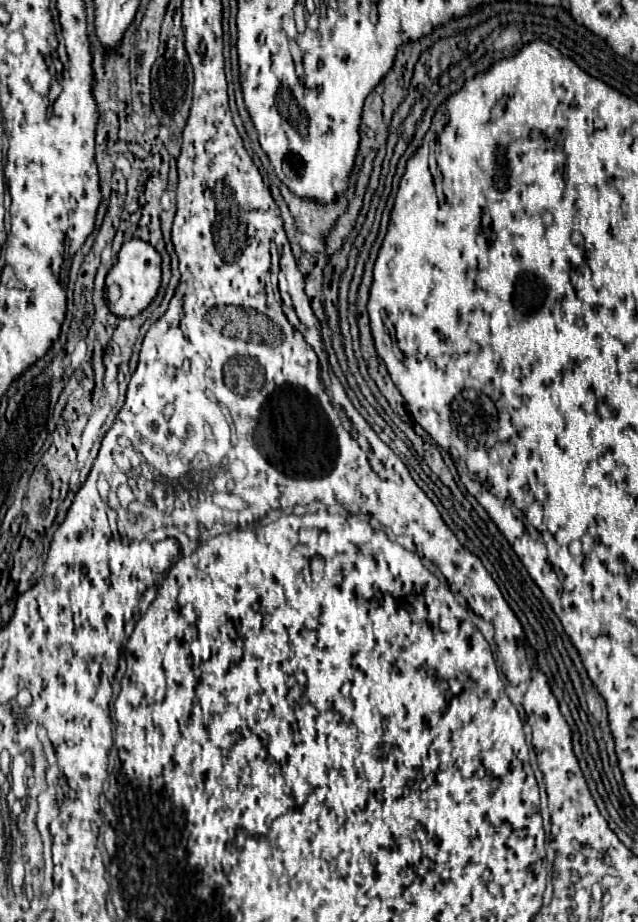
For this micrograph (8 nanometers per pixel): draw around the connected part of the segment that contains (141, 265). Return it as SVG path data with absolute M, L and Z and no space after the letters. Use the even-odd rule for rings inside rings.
M137 238L125 242L119 250L115 266L111 268L105 280L105 284L117 284L121 288L121 296L111 306L111 312L121 318L133 318L141 314L149 306L149 302L155 298L159 290L159 282L161 282L161 256L157 254L157 250Z

